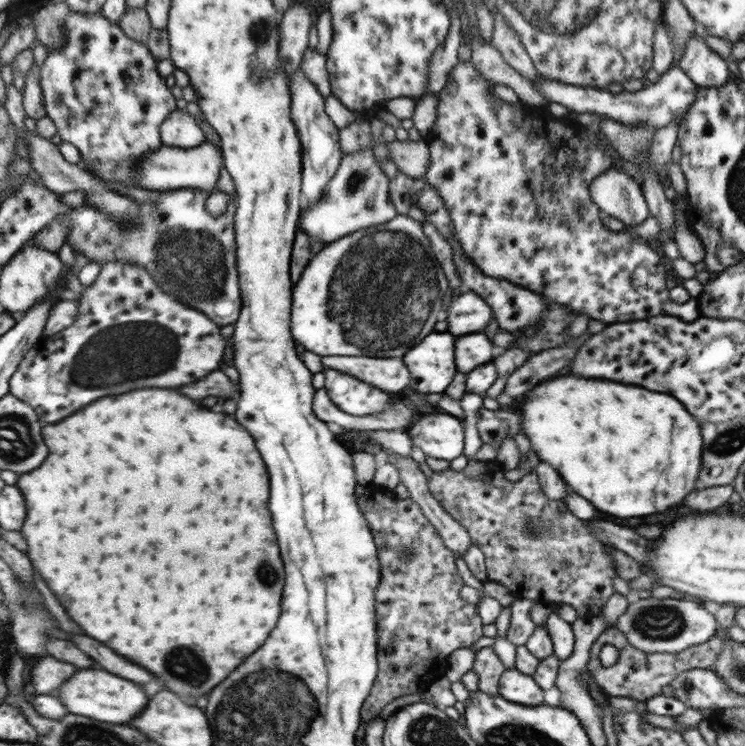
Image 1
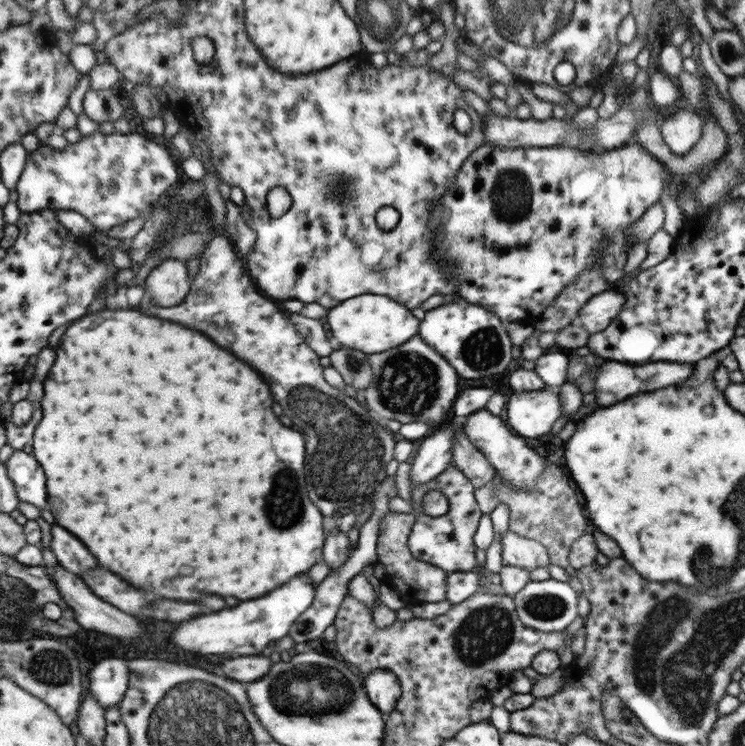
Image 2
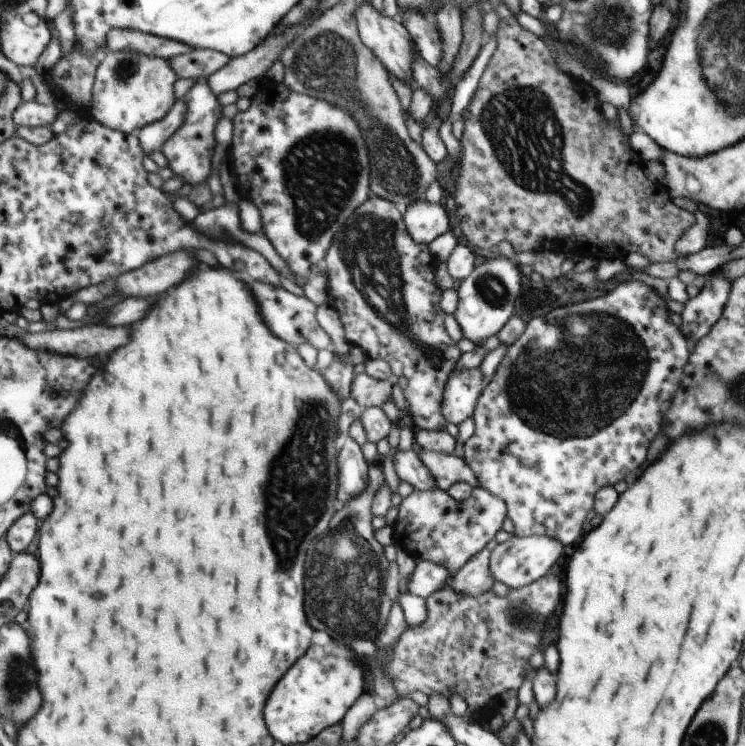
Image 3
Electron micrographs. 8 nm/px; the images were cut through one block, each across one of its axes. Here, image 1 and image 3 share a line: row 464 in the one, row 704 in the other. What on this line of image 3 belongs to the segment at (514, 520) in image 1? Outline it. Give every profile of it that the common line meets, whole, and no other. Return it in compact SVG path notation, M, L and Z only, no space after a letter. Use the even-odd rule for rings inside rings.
M550 571L542 578L520 588L509 588L506 597L497 596L492 588L472 596L456 592L450 584L433 592L427 599L427 619L419 627L406 629L393 646L393 655L387 664L387 671L394 686L402 697L420 690L431 695L458 694L467 704L468 713L480 725L487 716L502 704L502 694L520 690L528 682L528 673L540 664L540 646L544 646L544 630L552 622L556 608L564 602L566 586L560 574Z

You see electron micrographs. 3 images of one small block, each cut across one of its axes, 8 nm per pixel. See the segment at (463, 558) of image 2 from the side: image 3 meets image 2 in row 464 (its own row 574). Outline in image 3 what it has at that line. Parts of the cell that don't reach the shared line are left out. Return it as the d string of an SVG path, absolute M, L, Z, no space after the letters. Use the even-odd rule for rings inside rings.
M476 486L471 495L464 500L456 500L442 489L421 491L414 489L406 498L403 498L398 507L398 516L393 525L393 540L396 546L404 549L416 561L430 561L446 567L451 576L454 576L476 553L482 552L486 544L492 540L502 528L507 517L507 503L499 496L483 487Z

